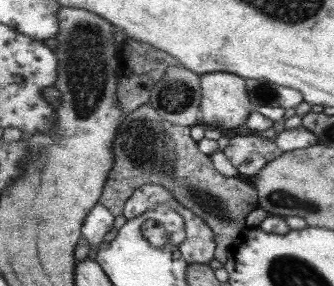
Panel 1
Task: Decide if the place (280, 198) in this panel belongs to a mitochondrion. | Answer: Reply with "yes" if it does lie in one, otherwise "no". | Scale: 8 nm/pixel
yes

